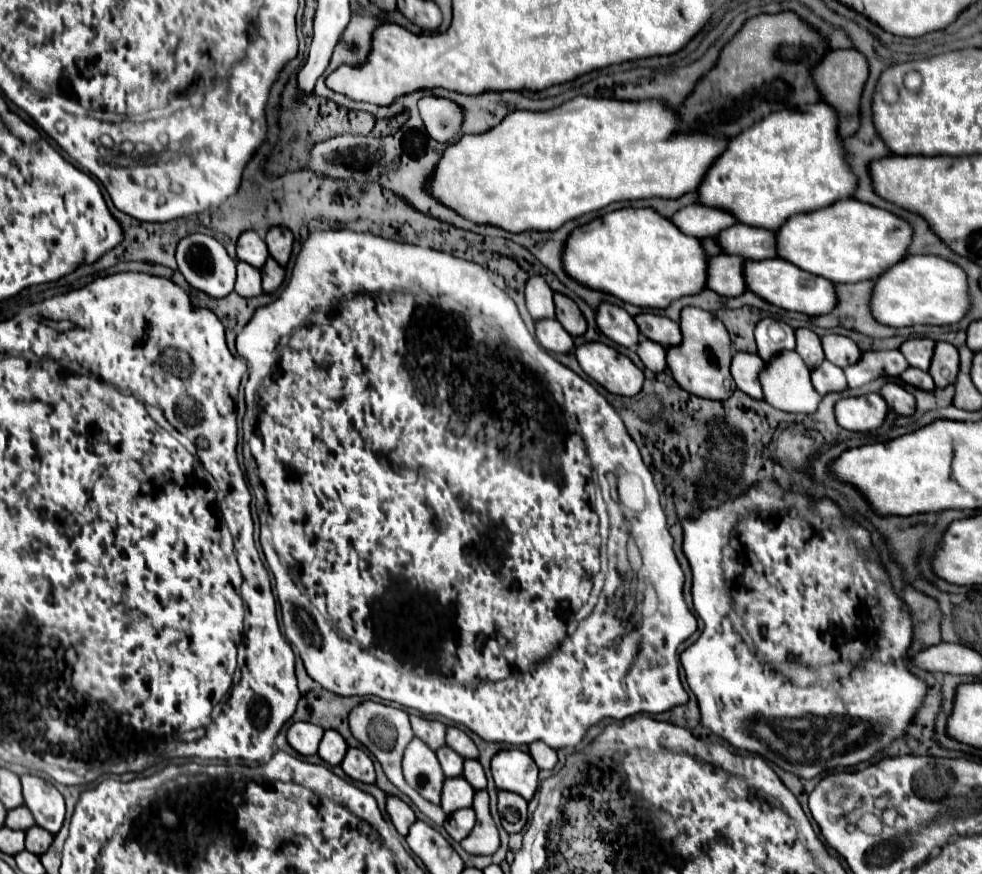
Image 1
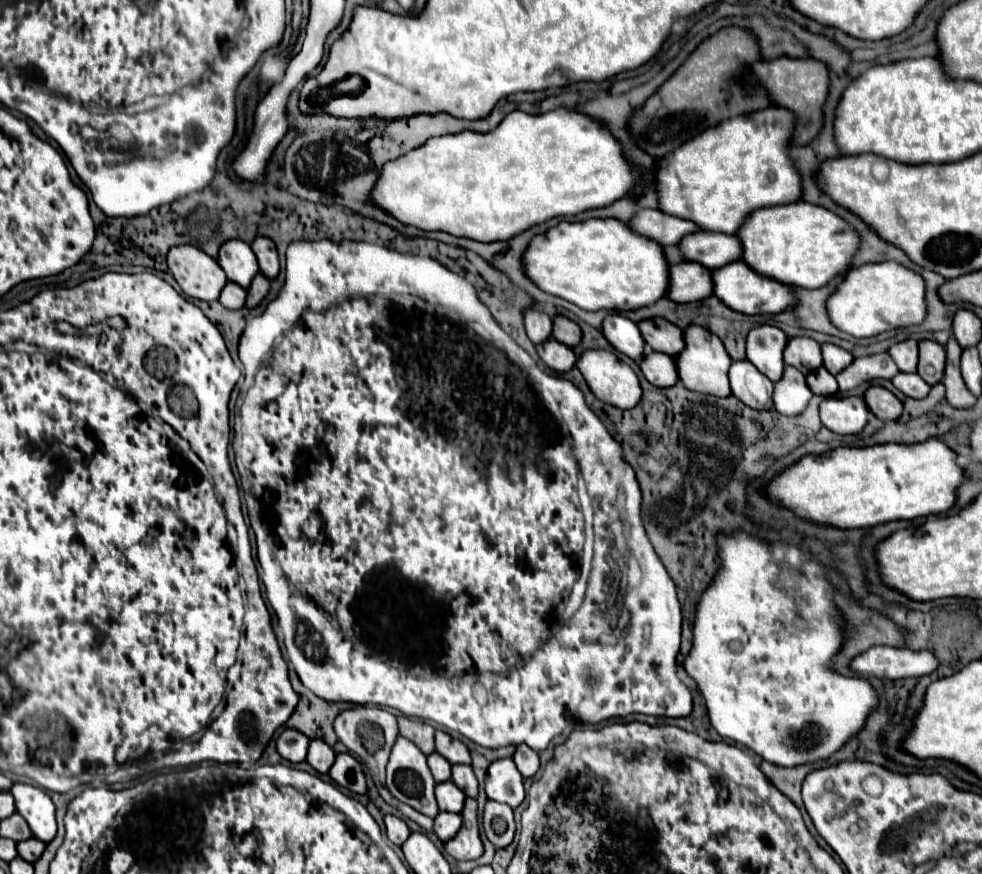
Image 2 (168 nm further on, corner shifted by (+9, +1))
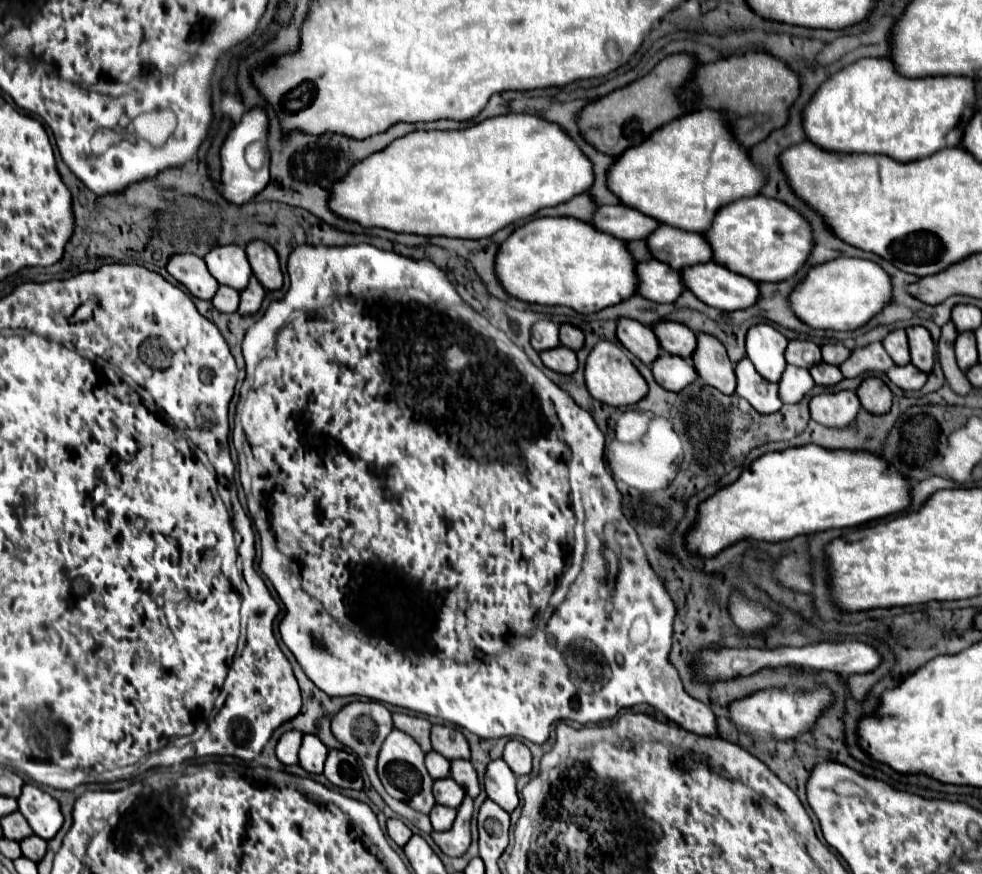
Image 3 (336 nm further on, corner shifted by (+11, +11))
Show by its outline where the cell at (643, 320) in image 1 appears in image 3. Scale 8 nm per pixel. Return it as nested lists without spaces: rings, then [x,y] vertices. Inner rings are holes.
[[[658,323],[652,325],[662,349],[670,355],[692,357],[696,351],[696,333],[692,333],[682,323]]]

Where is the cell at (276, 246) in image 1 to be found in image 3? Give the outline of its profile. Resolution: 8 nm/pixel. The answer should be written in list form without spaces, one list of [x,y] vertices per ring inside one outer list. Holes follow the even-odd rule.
[[[252,241],[246,247],[246,255],[260,285],[268,291],[278,291],[282,287],[282,271],[278,265],[276,251],[264,245],[264,241]]]

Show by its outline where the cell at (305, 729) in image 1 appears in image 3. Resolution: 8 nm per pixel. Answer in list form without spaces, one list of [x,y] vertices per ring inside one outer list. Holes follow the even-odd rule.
[[[288,731],[280,737],[276,745],[276,757],[284,765],[294,765],[298,763],[298,749],[302,743],[302,733],[300,731]]]

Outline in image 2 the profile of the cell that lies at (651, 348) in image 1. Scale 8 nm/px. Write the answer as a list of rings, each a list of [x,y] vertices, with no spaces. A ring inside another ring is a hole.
[[[648,349],[644,357],[638,361],[644,377],[656,385],[656,387],[670,387],[678,381],[674,357],[668,357],[666,353],[658,353]]]

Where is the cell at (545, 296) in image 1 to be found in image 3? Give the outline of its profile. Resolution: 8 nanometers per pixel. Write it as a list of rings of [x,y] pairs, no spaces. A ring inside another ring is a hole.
[[[538,321],[532,327],[532,347],[540,353],[540,351],[548,351],[560,345],[558,339],[558,325],[552,321]]]

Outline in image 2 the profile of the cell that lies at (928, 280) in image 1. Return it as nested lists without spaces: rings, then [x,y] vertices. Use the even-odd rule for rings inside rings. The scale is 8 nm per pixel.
[[[896,261],[860,265],[846,273],[834,297],[830,297],[828,309],[834,325],[854,337],[872,337],[882,331],[920,325],[928,315],[926,281],[922,275]]]

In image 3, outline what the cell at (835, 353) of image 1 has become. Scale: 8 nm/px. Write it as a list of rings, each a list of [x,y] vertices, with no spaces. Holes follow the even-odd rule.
[[[826,343],[822,345],[822,359],[830,365],[842,365],[850,357],[850,349],[842,343]]]

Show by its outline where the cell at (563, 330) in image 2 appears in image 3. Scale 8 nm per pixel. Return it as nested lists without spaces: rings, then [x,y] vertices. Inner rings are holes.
[[[560,325],[560,343],[572,351],[580,351],[584,345],[584,333],[574,325]]]

